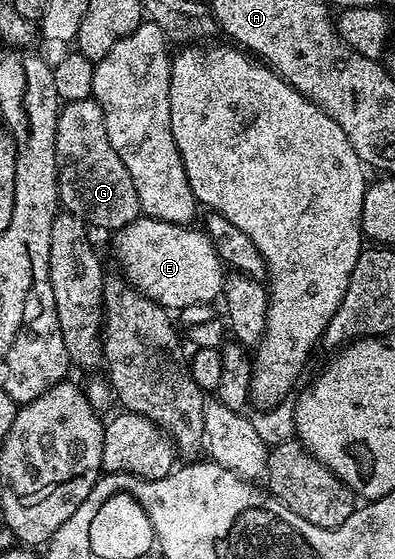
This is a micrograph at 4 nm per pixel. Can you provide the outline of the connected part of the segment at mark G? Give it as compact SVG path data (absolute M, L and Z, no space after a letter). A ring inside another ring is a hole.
M95 98L63 103L57 120L57 168L59 170L60 206L67 213L80 217L89 227L97 226L100 230L115 232L121 230L128 222L141 217L138 192L134 188L134 180L130 180L130 172L126 172L126 164L118 160L118 152L110 144L110 136L106 132L104 113Z

